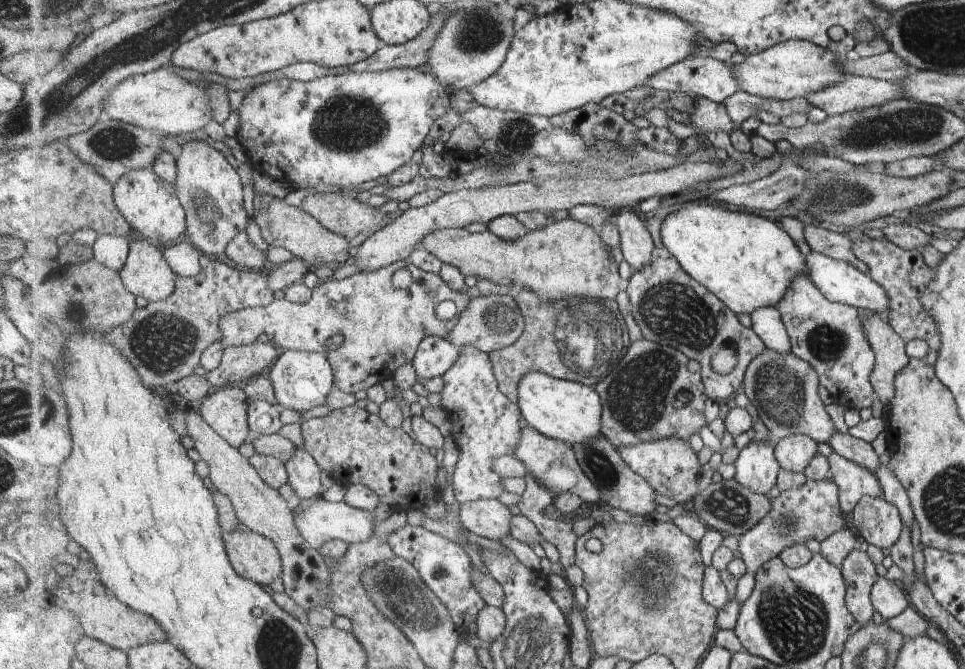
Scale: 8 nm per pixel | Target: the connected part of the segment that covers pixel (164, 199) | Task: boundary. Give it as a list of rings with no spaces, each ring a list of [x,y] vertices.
[[[153,167],[141,168],[121,176],[115,185],[115,204],[126,216],[130,226],[145,239],[162,249],[173,246],[183,234],[189,233],[189,217],[173,184],[163,180]]]

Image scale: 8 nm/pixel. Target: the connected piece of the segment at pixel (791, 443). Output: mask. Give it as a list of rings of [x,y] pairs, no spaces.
[[[795,434],[774,443],[775,456],[782,468],[803,473],[820,452],[819,443],[805,434]]]

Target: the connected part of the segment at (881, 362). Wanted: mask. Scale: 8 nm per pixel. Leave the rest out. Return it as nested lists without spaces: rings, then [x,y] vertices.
[[[869,312],[862,320],[863,328],[875,351],[875,368],[871,382],[882,405],[889,404],[894,396],[894,380],[906,368],[910,358],[905,353],[906,341],[875,312]]]

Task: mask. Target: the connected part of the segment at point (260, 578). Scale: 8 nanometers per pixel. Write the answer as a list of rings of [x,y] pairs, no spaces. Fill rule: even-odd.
[[[235,529],[224,531],[223,540],[231,564],[234,565],[234,569],[239,573],[239,576],[262,584],[265,588],[268,588],[273,580],[282,578],[282,556],[279,554],[276,544],[270,538],[249,529],[245,532]]]

